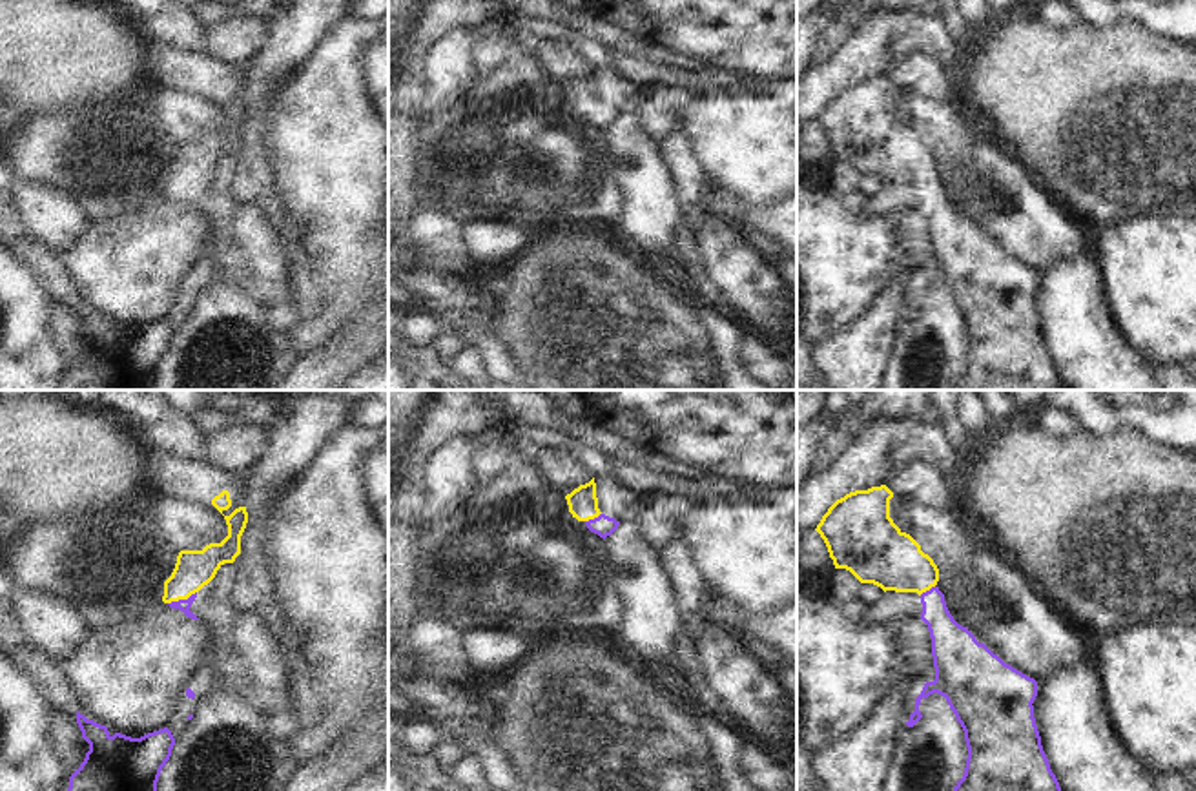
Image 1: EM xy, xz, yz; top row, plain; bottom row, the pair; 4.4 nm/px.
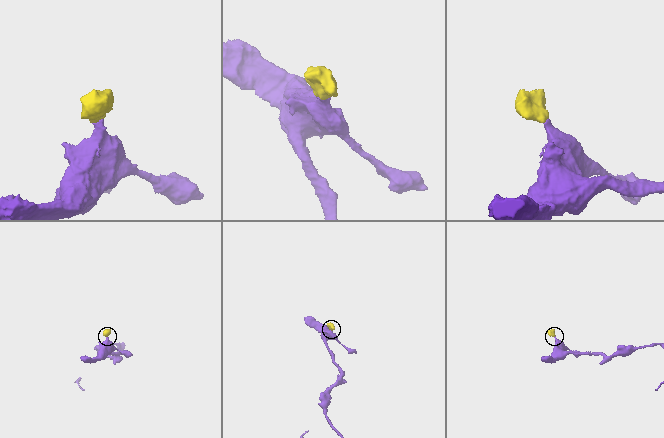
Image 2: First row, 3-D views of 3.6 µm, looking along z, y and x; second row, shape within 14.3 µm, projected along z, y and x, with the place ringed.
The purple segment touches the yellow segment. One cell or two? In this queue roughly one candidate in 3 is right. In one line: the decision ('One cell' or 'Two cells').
One cell

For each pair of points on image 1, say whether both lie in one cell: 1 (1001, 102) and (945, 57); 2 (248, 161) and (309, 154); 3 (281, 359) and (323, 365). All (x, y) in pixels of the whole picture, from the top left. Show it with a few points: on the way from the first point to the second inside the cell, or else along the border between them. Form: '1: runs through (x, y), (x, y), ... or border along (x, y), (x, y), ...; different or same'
1: border along (963, 50), (958, 68), (950, 75); different
2: border along (261, 117), (276, 188); different
3: border along (303, 358), (294, 370); different

